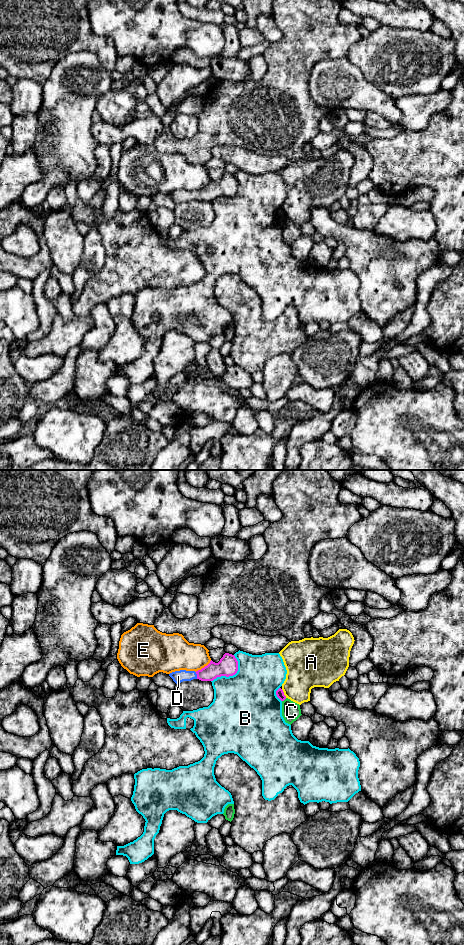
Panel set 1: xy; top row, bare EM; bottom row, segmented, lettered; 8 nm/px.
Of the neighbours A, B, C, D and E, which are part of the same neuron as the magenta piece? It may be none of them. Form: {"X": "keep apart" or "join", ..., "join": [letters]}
{"A": "keep apart", "B": "keep apart", "C": "keep apart", "D": "join", "E": "keep apart", "join": ["D"]}

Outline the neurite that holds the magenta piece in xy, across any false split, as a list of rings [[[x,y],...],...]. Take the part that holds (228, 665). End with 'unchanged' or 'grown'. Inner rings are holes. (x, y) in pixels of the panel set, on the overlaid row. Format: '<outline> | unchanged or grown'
[[[225,653],[218,663],[210,663],[198,671],[180,670],[169,674],[173,681],[178,684],[183,681],[199,679],[201,681],[213,681],[221,676],[233,676],[238,671],[238,661],[234,655]]] | grown

